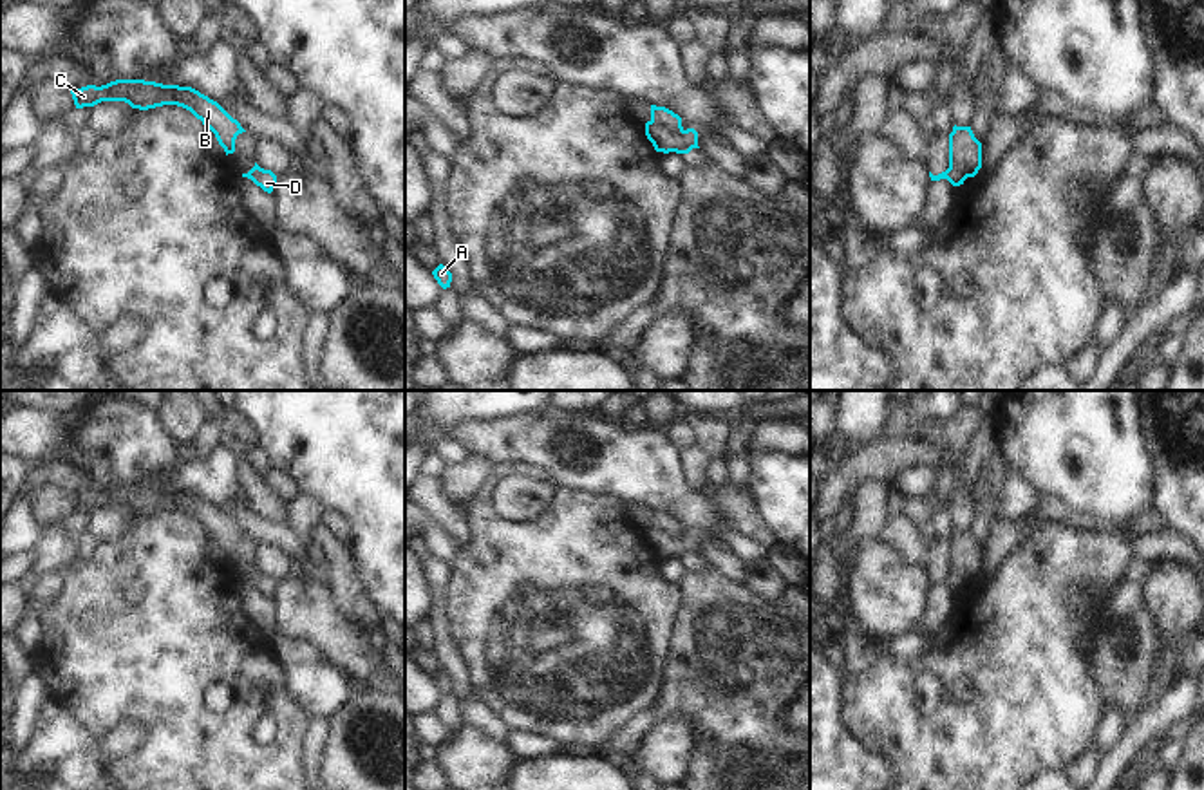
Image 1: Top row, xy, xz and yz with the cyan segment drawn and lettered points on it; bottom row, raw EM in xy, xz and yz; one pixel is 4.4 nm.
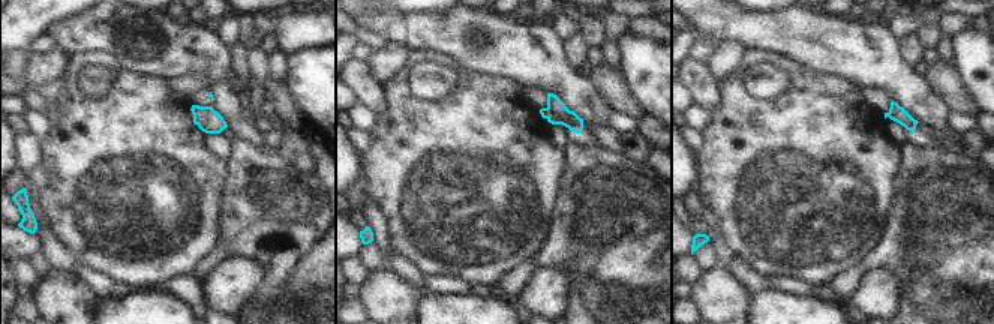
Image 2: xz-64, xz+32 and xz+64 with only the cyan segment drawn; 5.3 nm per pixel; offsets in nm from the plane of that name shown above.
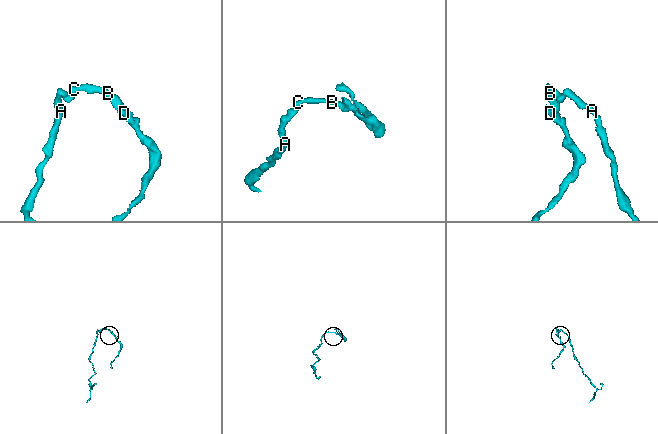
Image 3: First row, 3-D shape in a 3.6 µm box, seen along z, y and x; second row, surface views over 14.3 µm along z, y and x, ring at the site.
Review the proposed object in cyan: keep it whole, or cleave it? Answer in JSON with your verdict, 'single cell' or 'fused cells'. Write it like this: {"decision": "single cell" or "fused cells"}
{"decision": "fused cells"}

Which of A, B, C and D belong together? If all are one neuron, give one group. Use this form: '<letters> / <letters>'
A B C / D

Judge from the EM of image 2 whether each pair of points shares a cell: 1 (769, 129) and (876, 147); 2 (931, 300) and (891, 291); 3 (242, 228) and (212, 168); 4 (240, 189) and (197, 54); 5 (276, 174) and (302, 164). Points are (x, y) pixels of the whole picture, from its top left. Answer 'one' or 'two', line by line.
1: one
2: two
3: two
4: two
5: two

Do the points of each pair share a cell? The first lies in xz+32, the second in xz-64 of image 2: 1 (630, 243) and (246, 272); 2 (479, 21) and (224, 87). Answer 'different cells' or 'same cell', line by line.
1: different cells
2: different cells

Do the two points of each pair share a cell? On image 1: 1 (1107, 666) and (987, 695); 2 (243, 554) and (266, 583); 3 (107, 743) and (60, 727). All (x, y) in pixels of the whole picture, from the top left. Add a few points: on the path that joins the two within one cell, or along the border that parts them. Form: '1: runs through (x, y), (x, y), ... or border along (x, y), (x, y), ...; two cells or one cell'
1: border along (1092, 626), (1091, 669), (1101, 689), (1103, 711); two cells
2: runs through (244, 561), (259, 579); one cell
3: runs through (96, 743), (71, 736); one cell

